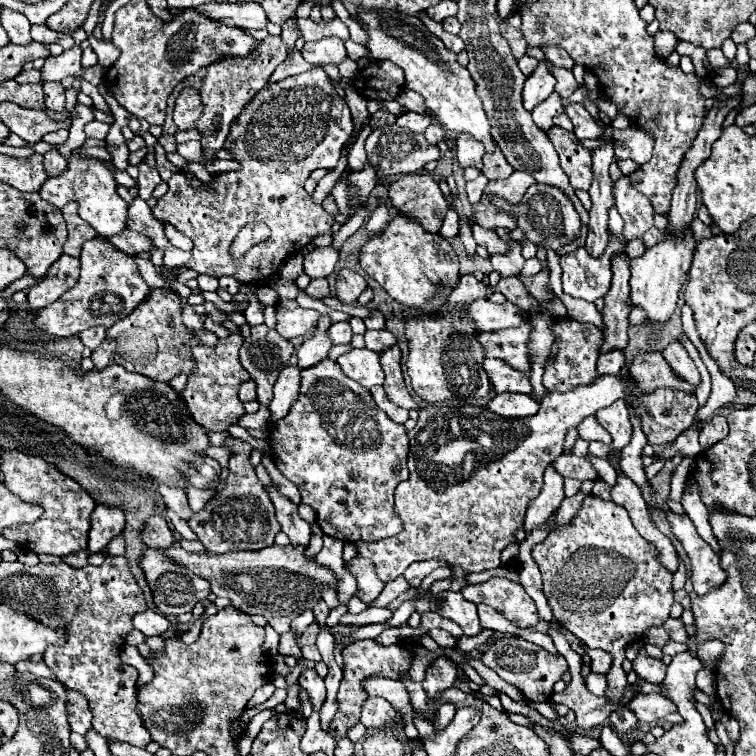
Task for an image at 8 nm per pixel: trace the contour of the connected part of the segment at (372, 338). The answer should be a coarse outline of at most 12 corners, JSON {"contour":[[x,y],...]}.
{"contour":[[366,330],[366,348],[382,352],[396,344],[388,330]]}

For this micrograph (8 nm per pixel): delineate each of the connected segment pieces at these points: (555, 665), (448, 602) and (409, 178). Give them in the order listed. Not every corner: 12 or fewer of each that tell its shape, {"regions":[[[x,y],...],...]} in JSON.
{"regions":[[[522,640],[482,656],[530,702],[546,702],[568,670],[564,656]],[[442,592],[430,610],[456,622],[466,636],[482,632],[476,604]],[[404,174],[388,186],[396,212],[434,234],[448,210],[428,174]]]}

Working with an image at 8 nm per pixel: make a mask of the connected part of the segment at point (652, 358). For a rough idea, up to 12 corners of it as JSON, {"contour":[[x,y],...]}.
{"contour":[[646,352],[630,364],[640,394],[658,388],[696,392],[670,368],[662,352]]}

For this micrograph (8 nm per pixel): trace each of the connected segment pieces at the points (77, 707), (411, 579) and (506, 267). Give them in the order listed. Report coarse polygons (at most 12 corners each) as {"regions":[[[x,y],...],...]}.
{"regions":[[[68,690],[72,732],[86,736],[92,712],[84,696]],[[438,560],[414,562],[404,570],[410,586],[418,588],[426,574],[438,566]],[[496,230],[512,242],[512,252],[492,256],[492,266],[502,276],[518,276],[524,264],[520,242],[508,238],[508,230]]]}

